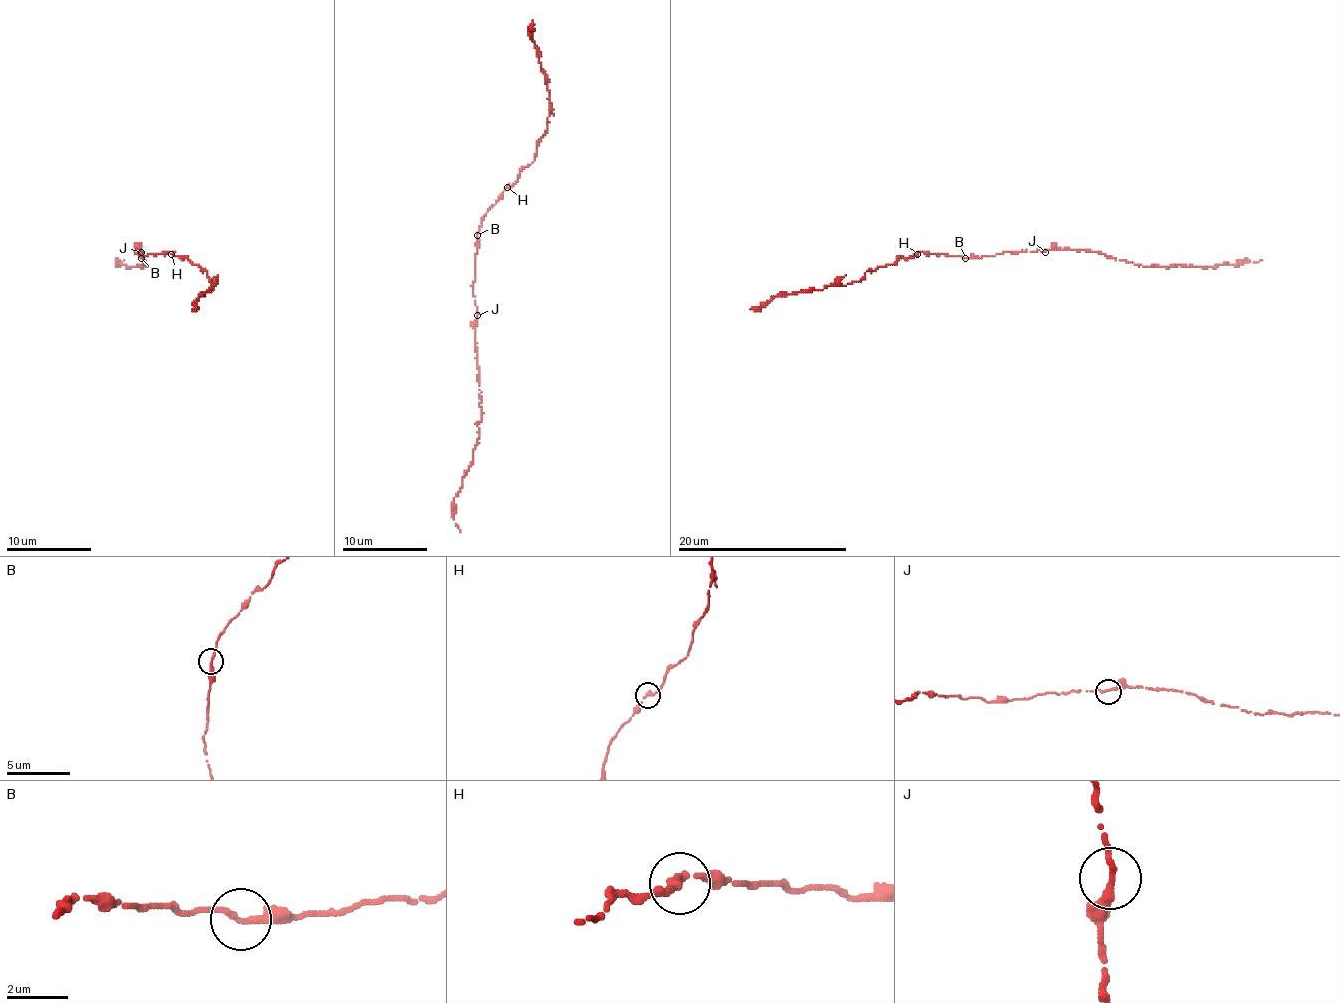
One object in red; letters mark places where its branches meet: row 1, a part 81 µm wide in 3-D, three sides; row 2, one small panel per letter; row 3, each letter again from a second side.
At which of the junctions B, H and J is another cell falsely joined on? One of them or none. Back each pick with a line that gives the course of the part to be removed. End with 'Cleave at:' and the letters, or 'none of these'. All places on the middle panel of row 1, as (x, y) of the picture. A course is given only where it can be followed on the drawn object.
Cleave at: none of these

